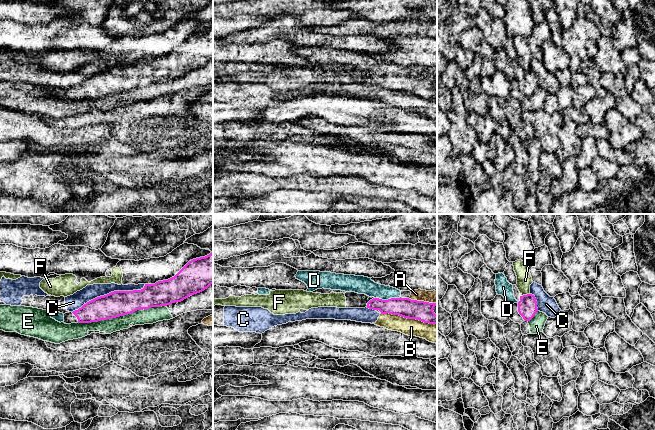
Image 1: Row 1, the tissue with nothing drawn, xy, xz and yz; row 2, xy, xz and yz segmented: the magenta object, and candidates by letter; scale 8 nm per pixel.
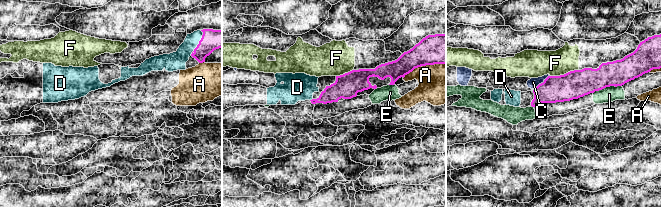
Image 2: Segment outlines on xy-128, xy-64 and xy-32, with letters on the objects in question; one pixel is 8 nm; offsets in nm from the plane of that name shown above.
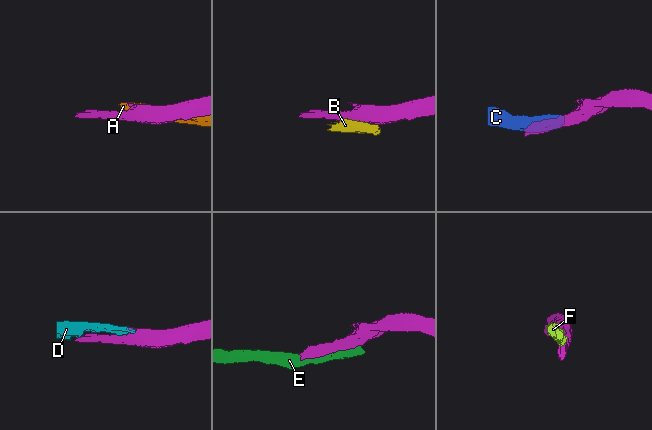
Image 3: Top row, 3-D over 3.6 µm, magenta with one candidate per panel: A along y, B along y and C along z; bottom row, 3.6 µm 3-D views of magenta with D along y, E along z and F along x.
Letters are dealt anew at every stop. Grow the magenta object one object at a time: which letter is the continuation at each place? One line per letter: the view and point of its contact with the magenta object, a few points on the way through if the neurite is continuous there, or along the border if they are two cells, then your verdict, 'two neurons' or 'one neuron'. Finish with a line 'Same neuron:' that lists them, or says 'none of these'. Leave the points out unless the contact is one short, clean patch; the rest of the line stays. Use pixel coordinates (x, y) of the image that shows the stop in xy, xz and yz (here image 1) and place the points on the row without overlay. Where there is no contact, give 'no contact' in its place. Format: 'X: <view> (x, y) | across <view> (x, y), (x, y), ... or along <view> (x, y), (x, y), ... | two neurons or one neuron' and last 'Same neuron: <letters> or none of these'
A: xz (422, 77) | along xz (408, 74), (436, 79) | two neurons
B: xz (409, 94) | two neurons
C: xy (109, 69) | two neurons
D: xz (388, 75) | one neuron
E: xy (121, 91) | two neurons
F: yz (524, 71) | along yz (529, 69), (520, 72) | two neurons
Same neuron: D

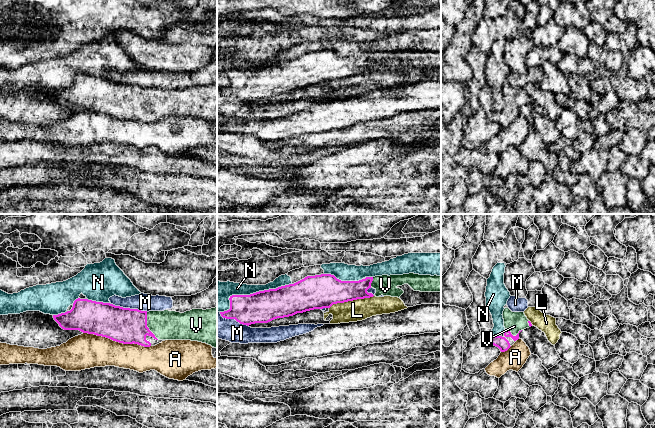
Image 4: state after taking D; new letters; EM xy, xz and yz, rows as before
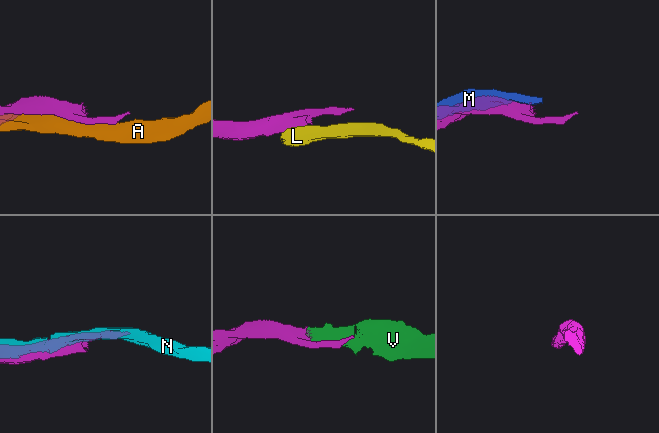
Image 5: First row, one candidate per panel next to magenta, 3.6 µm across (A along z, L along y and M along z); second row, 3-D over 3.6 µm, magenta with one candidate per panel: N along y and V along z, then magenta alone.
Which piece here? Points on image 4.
A: xy (117, 117) | two neurons
L: xz (351, 76) | along xz (373, 71), (367, 74), (337, 78), (329, 84) | two neurons
M: xy (129, 84) | two neurons
N: xz (250, 70) | two neurons
V: xy (146, 102) | one neuron
Same neuron: V

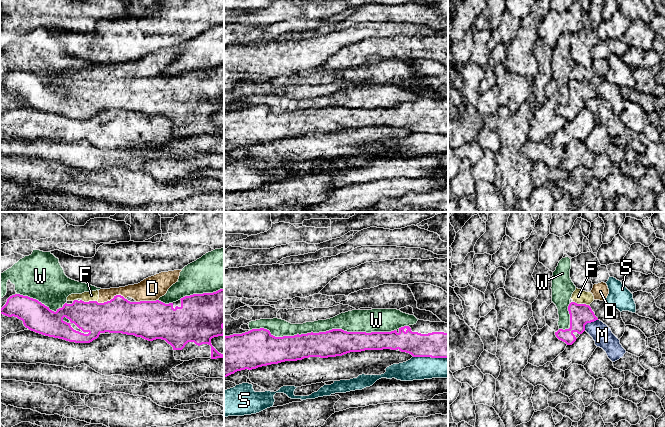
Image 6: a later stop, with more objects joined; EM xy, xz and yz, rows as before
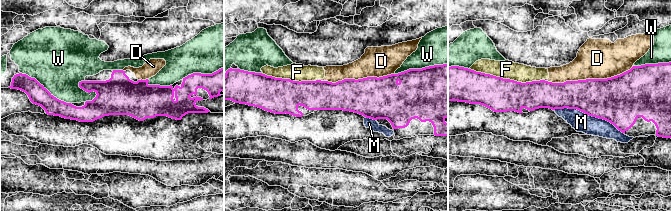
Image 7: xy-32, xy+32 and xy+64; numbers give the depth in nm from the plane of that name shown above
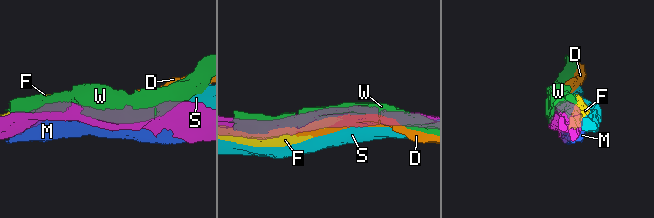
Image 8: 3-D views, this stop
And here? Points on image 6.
D: xy (147, 77) | two neurons
F: yz (581, 80) | two neurons
M: yz (588, 98) | two neurons
S: xz (430, 132) | two neurons
W: xz (322, 108) | two neurons
Same neuron: none of these

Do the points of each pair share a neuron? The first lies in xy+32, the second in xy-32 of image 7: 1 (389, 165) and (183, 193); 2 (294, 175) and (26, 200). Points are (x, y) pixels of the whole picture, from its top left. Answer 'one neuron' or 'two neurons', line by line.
1: two neurons
2: two neurons

